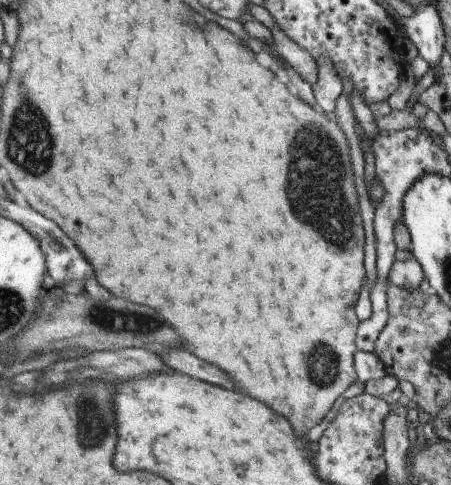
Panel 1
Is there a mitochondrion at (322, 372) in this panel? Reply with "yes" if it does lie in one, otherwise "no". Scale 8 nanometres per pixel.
yes

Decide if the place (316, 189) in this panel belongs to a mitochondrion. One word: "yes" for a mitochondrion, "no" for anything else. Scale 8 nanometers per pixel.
yes

